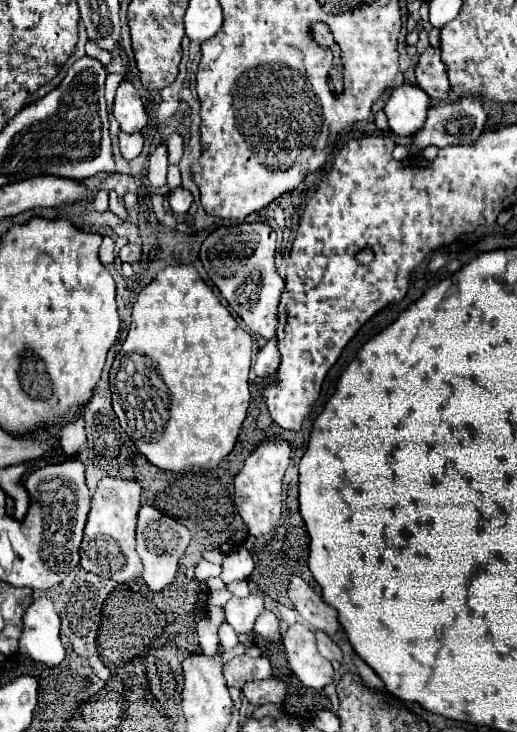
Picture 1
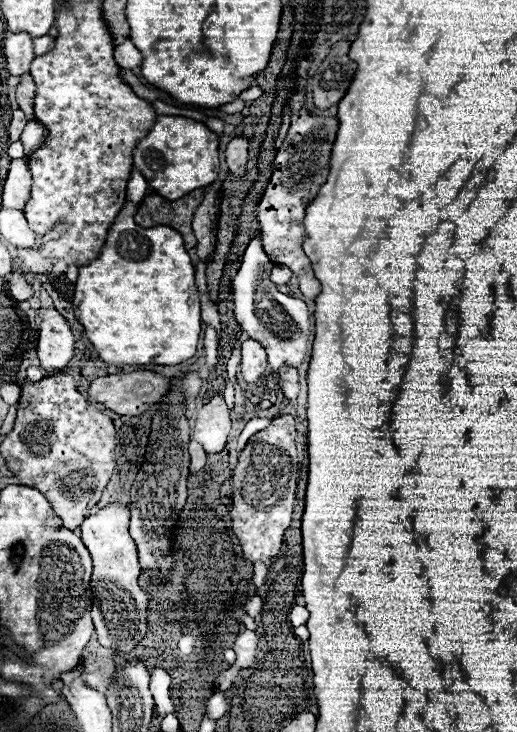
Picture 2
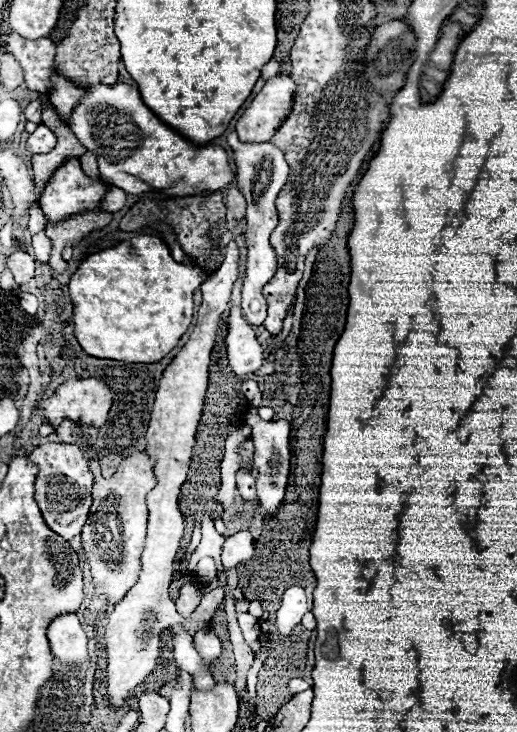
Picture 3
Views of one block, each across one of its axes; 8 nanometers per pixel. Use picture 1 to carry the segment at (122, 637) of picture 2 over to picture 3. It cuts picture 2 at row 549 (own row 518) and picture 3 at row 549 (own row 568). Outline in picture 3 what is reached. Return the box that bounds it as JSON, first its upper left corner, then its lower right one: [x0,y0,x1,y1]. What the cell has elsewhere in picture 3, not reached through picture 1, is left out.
[80,452,156,606]

